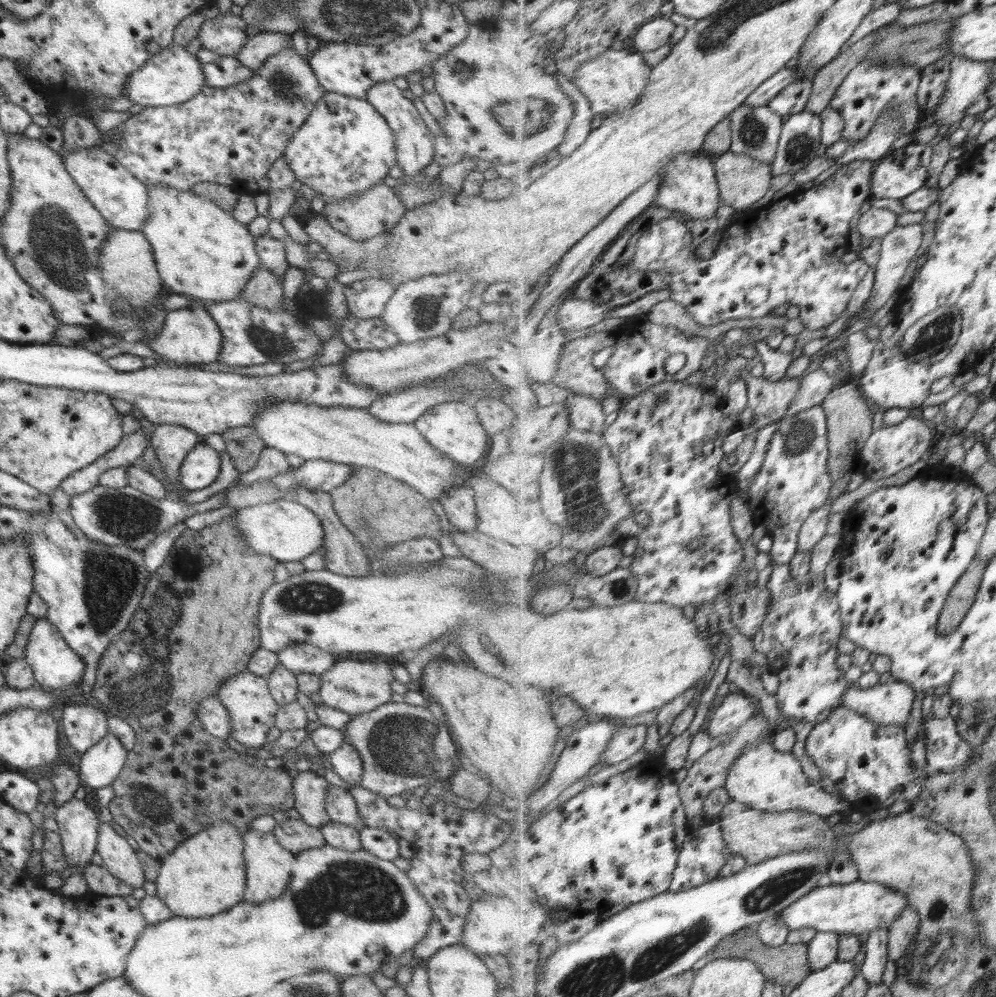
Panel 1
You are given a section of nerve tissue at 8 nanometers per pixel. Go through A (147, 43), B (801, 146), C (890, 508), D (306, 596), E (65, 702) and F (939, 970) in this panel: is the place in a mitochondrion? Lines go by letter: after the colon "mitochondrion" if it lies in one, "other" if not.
A: other
B: mitochondrion
C: other
D: mitochondrion
E: other
F: mitochondrion

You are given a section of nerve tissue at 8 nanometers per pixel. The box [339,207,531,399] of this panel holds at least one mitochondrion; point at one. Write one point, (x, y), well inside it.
(424, 309)

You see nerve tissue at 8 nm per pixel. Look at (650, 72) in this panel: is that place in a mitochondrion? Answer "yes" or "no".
no

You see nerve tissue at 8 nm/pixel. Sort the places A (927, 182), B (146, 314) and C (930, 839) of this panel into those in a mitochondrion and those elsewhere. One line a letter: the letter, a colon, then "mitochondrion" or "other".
A: other
B: other
C: other

